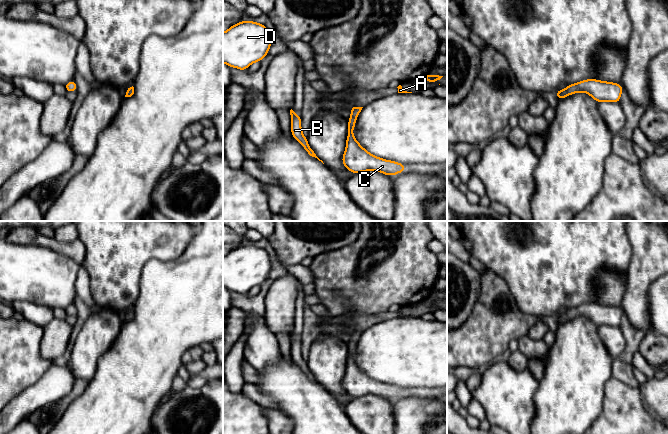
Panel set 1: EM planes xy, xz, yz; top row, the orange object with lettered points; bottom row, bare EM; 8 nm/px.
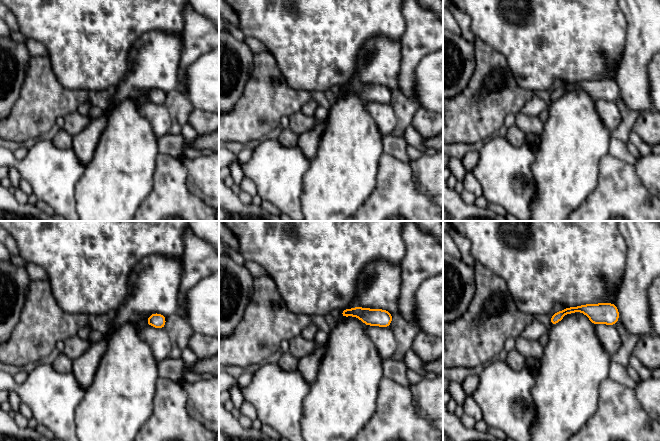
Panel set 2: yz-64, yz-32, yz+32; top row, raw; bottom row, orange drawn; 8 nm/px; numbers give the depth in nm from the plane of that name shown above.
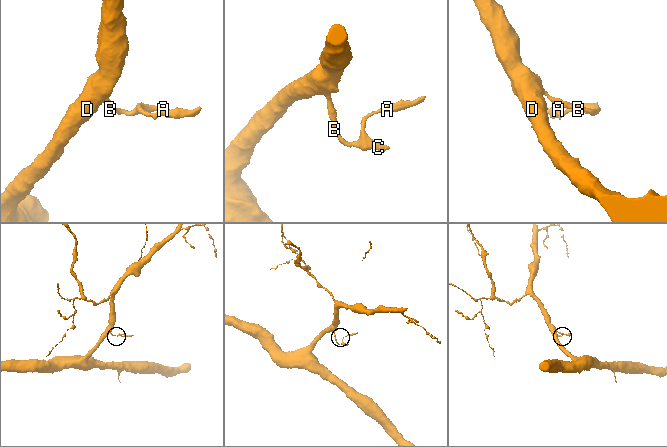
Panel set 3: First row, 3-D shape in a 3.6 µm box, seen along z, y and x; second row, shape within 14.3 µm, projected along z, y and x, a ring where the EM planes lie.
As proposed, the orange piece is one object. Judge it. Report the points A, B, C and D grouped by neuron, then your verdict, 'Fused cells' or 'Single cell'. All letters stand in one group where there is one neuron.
Groups: A B C D. Single cell

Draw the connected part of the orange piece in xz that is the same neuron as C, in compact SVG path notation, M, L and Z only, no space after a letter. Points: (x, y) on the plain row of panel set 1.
M351 330L351 341L348 343L348 360L346 363L346 373L342 381L342 387L348 395L356 397L367 396L369 394L381 396L387 400L405 396L404 388L379 382L364 373L355 363L353 354L356 342L363 331Z

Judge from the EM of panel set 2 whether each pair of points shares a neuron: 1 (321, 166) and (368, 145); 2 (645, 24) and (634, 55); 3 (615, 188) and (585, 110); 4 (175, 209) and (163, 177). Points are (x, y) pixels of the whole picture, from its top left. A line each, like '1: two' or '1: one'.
1: one
2: one
3: two
4: one

